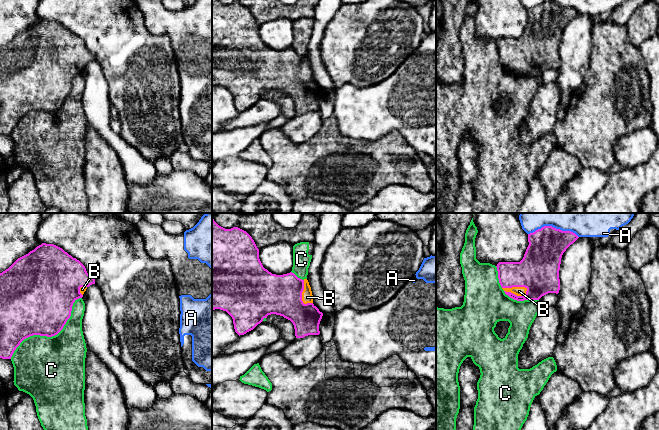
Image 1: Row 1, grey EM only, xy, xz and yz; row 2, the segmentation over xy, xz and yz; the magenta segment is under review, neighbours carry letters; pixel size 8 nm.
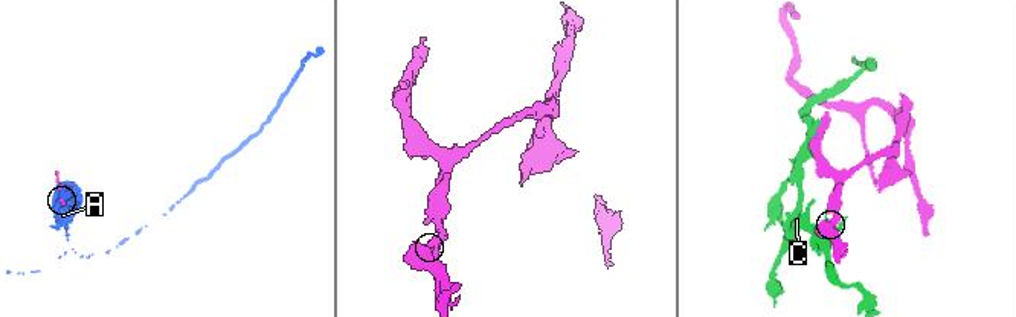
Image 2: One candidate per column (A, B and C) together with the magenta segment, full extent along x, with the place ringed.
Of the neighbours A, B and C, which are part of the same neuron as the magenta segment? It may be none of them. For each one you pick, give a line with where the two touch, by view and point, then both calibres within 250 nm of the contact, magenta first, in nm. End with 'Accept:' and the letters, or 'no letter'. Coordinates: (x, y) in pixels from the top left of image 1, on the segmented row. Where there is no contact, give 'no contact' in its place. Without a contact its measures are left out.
B: contact yz (515, 286); calibres 320 and 80 nm
Accept: B

